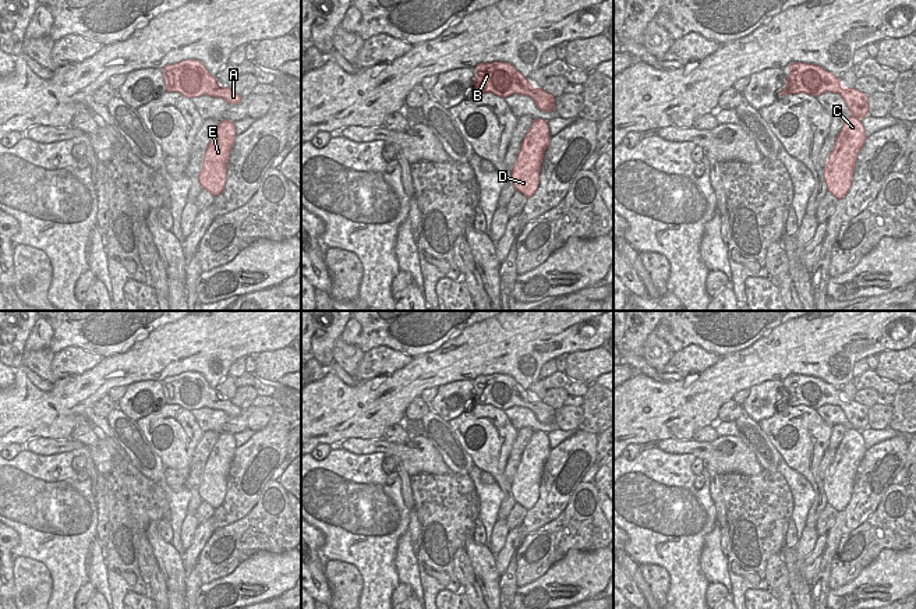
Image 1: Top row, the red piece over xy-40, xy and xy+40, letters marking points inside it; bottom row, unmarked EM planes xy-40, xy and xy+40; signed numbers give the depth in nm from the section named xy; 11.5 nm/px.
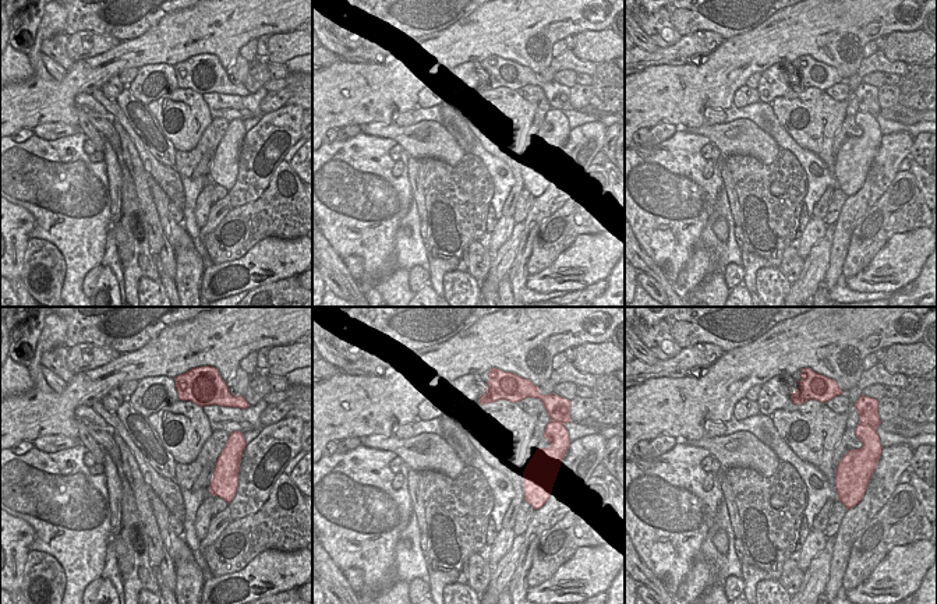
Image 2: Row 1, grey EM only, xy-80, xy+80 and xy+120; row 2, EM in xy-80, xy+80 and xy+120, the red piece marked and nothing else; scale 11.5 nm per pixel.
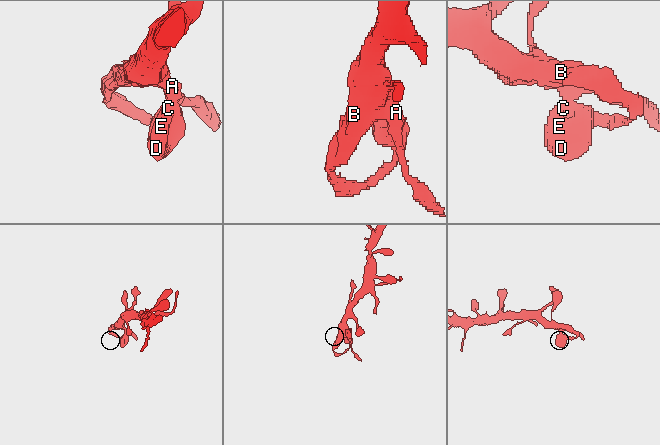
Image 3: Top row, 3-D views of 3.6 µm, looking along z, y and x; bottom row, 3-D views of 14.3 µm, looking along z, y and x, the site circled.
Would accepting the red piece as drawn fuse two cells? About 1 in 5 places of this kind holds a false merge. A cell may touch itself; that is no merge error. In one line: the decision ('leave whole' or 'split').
leave whole

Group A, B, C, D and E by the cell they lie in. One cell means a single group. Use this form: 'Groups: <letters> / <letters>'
Groups: A B C D E.

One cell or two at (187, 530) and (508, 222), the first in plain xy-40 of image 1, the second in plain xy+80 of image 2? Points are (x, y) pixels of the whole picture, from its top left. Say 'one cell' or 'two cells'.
one cell

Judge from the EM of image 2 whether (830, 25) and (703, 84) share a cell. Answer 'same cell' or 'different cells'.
same cell

